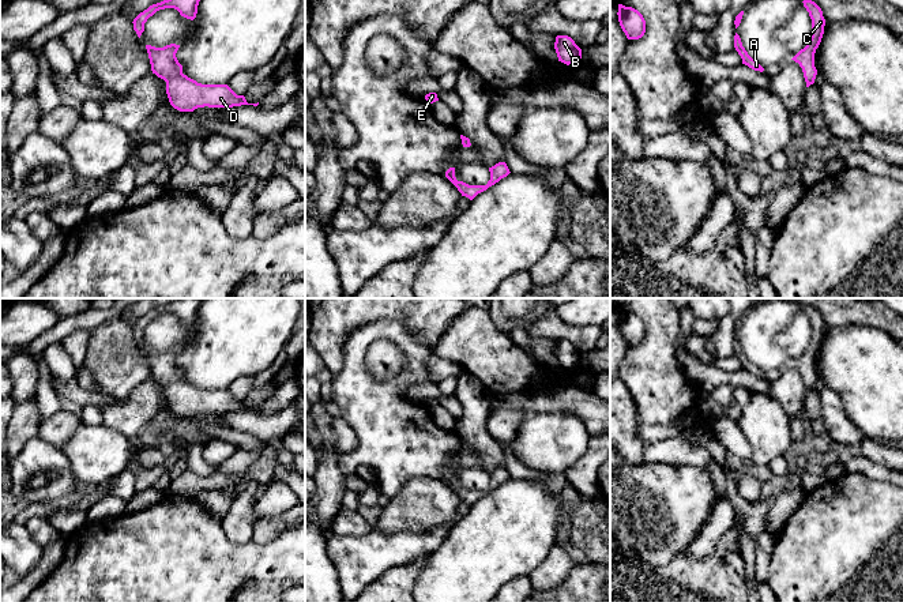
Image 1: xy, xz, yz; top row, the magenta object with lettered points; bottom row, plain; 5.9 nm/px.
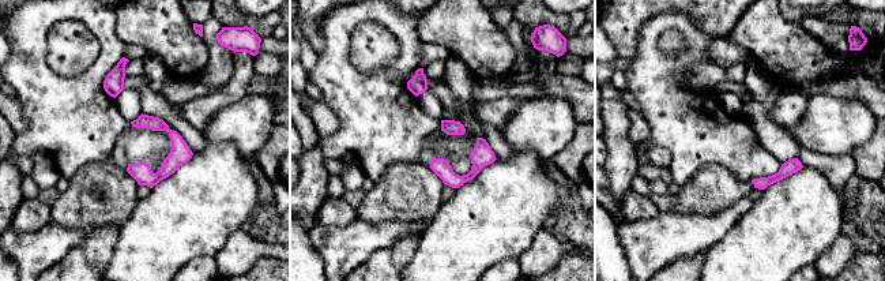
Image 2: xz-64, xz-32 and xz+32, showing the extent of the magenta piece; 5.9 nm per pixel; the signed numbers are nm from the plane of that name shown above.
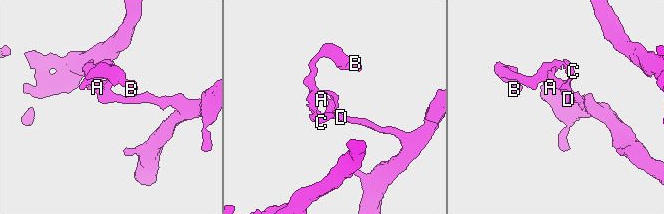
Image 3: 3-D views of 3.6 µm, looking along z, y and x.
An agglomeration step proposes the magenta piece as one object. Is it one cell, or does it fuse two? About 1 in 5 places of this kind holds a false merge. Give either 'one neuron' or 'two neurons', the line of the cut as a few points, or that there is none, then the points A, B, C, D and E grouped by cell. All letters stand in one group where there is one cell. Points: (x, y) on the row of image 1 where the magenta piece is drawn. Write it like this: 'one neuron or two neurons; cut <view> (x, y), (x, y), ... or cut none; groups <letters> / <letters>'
one neuron; cut none; groups A B C D E

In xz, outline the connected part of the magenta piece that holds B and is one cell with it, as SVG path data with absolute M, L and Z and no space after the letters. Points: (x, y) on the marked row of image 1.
M557 35L554 42L554 49L556 49L558 61L567 65L575 64L582 59L582 49L568 35Z

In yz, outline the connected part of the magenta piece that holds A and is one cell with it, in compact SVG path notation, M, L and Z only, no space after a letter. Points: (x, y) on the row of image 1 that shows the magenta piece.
M737 33L734 35L734 48L738 52L738 54L741 56L742 64L748 65L749 68L752 68L755 71L760 71L760 72L764 71L764 68L755 59L752 59L748 54L748 52L742 46L741 38L740 38L740 35Z

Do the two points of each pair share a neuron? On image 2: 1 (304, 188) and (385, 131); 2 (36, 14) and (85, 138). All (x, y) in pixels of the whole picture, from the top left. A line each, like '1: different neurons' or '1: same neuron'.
1: different neurons
2: same neuron

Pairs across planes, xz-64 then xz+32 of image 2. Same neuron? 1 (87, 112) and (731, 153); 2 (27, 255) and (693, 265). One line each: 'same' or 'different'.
1: same
2: different

